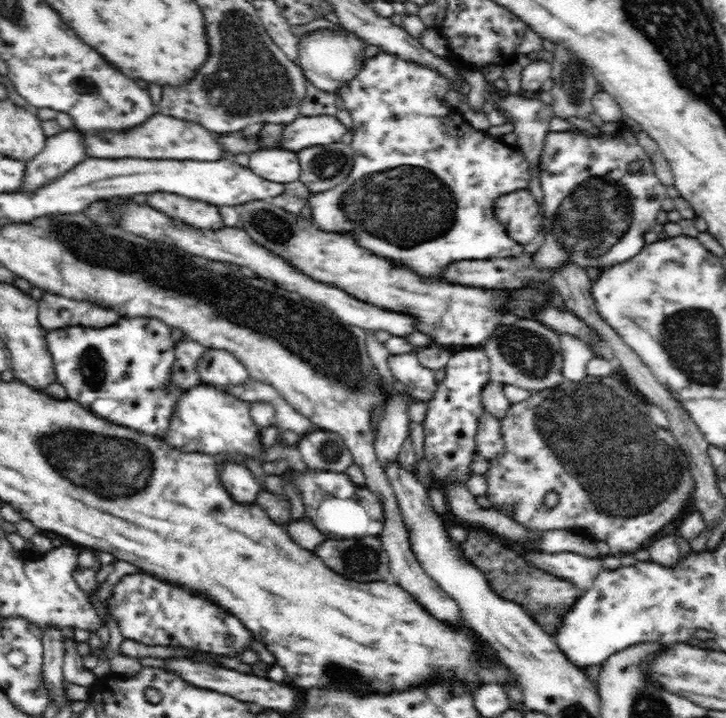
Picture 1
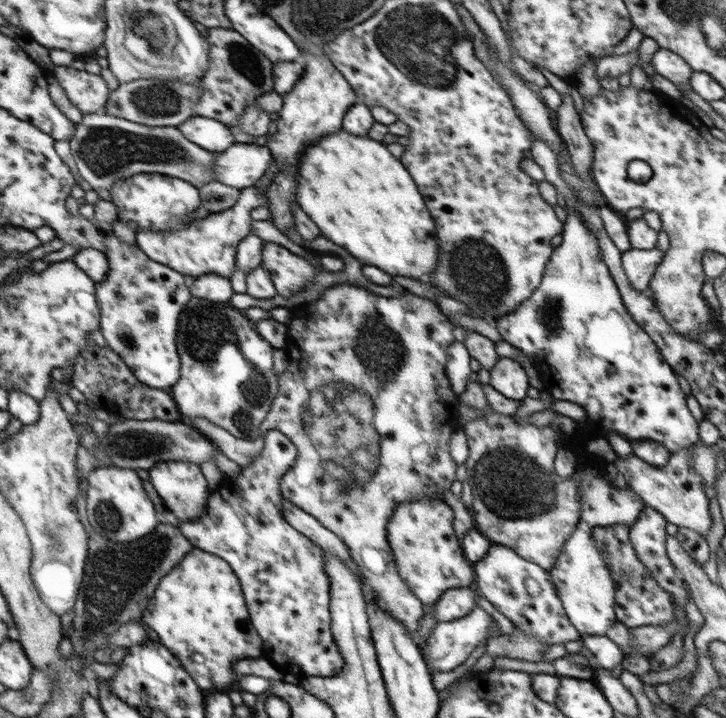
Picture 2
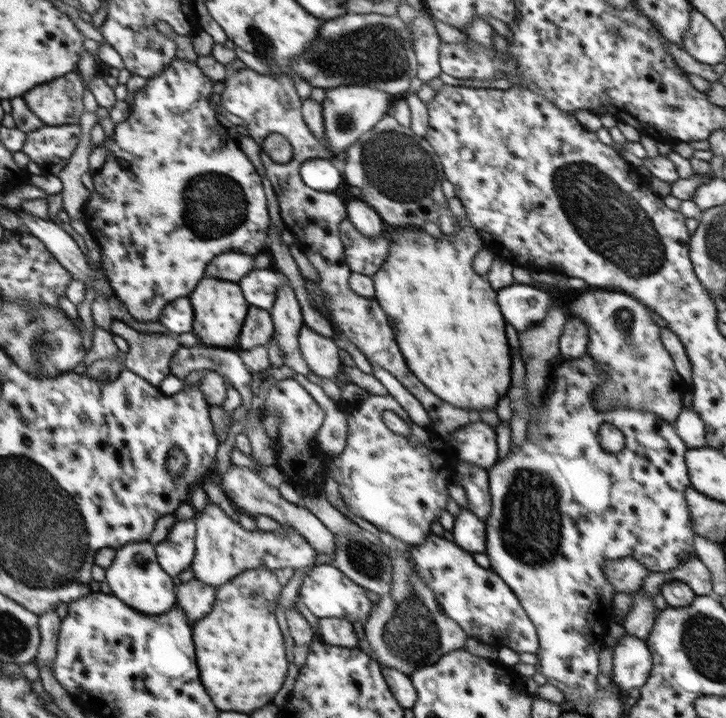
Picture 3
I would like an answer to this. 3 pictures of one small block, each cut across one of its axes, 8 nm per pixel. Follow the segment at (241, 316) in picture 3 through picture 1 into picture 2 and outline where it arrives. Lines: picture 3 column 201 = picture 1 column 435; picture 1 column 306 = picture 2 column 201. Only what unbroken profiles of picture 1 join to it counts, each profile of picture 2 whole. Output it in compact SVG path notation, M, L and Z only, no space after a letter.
M231 206L219 213L210 213L204 219L193 219L180 230L138 230L136 243L154 262L160 262L178 271L189 280L203 274L217 274L230 279L235 271L237 247L251 234L250 211L243 206Z

